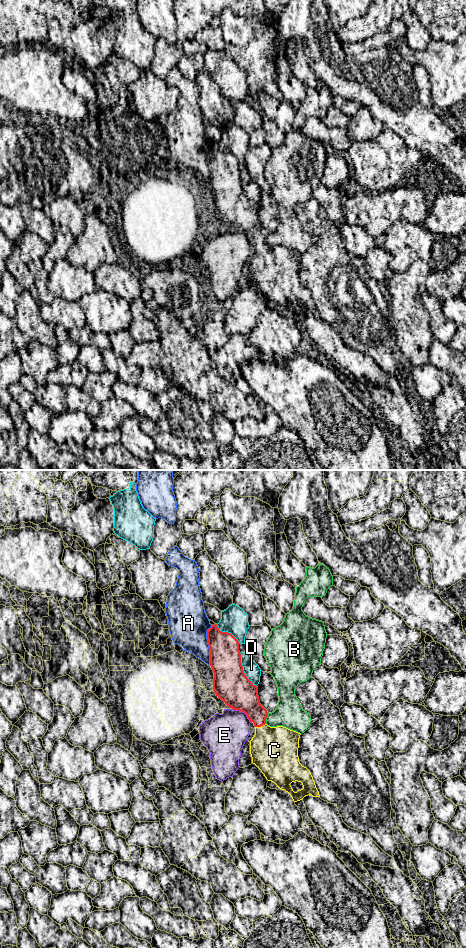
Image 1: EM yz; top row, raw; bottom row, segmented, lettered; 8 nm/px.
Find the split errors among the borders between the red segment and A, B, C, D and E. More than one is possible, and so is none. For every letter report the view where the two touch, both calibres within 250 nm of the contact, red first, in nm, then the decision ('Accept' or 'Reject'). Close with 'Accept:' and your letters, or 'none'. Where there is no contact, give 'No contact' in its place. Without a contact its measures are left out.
A: Touches red in yz. Thickness 260 nm (red) against 320 nm. Reject
B: Touches red in yz. Thickness 240 nm (red) against 220 nm. Reject
C: Touches red in yz. Thickness 200 nm (red) against 380 nm. Accept
D: Touches red in yz. Thickness 280 nm (red) against 120 nm. Reject
E: Touches red in yz. Thickness 280 nm (red) against 340 nm. Reject
Accept: C

